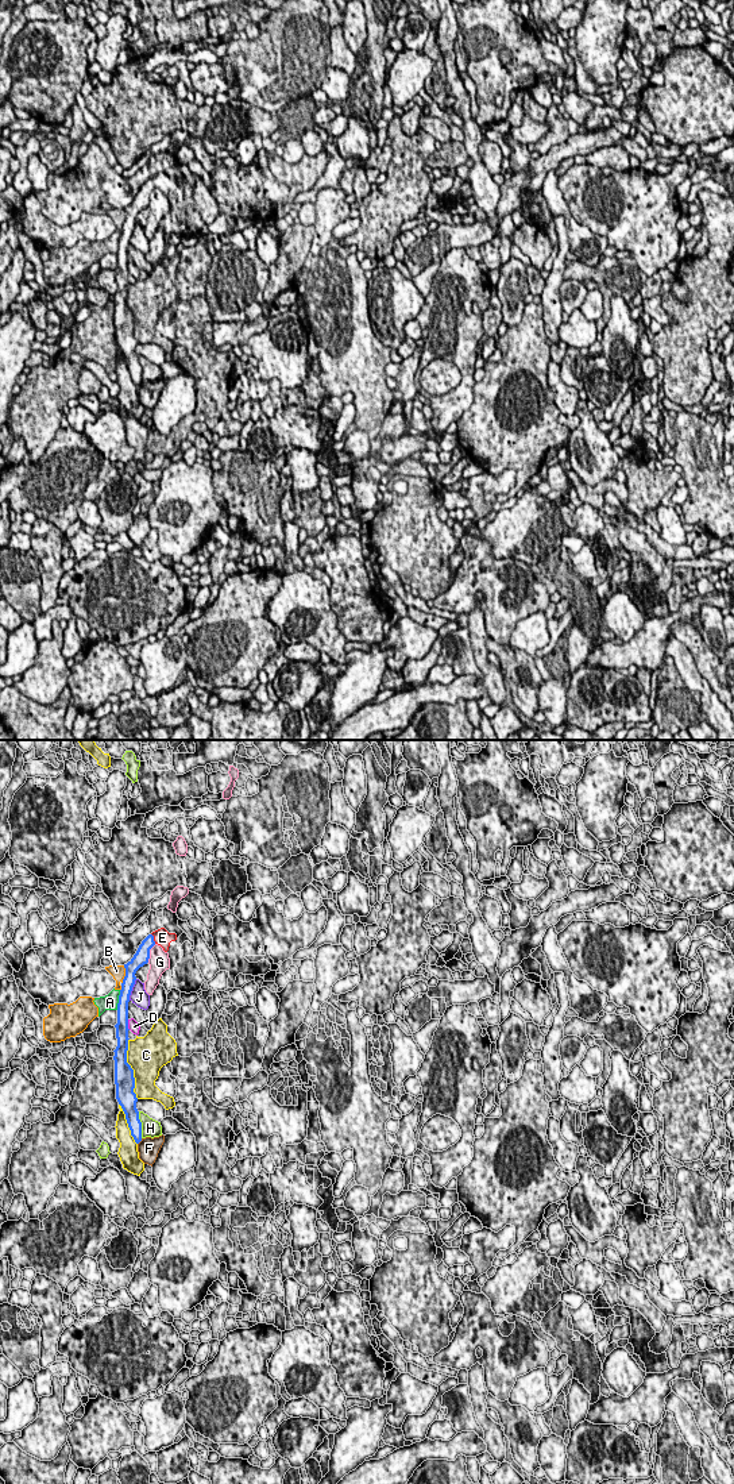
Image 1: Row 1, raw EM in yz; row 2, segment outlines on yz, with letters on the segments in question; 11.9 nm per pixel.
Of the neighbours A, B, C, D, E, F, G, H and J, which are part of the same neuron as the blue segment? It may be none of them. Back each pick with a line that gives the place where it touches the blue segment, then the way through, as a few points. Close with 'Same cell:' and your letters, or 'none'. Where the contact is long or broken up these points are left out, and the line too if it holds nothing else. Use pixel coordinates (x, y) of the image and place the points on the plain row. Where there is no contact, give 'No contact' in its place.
E: Touches blue at yz (153, 182). Path across: yz (142, 199), (143, 192), (153, 182), (162, 181)
Same cell: E

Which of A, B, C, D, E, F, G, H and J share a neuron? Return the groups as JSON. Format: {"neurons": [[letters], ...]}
{"neurons": [["A", "B"], ["C"], ["D"], ["E"], ["F"], ["G"], ["H"], ["J"]]}

